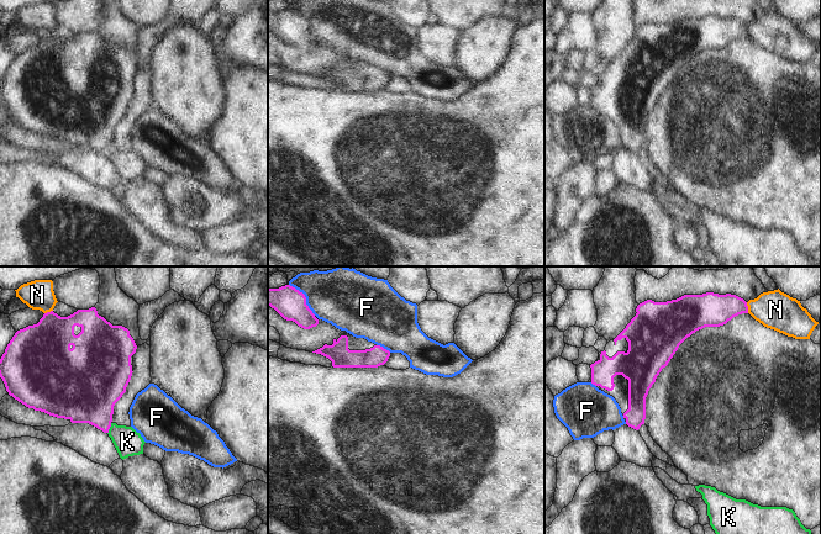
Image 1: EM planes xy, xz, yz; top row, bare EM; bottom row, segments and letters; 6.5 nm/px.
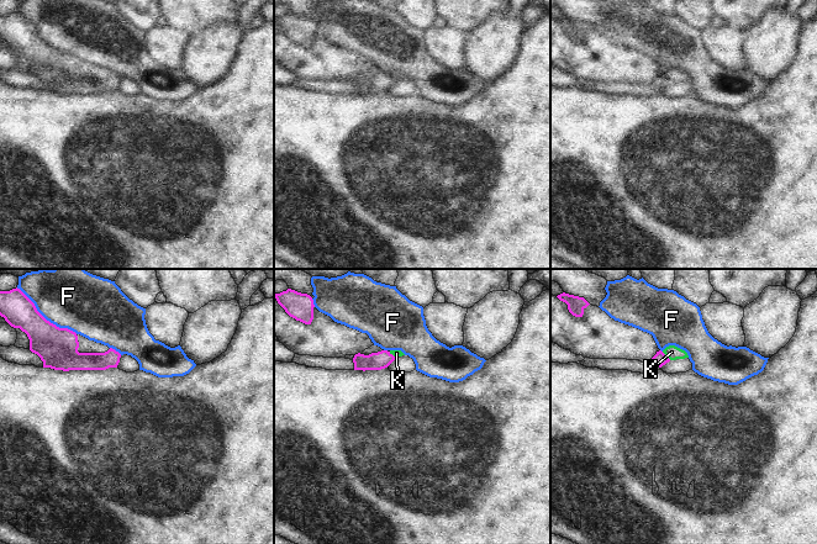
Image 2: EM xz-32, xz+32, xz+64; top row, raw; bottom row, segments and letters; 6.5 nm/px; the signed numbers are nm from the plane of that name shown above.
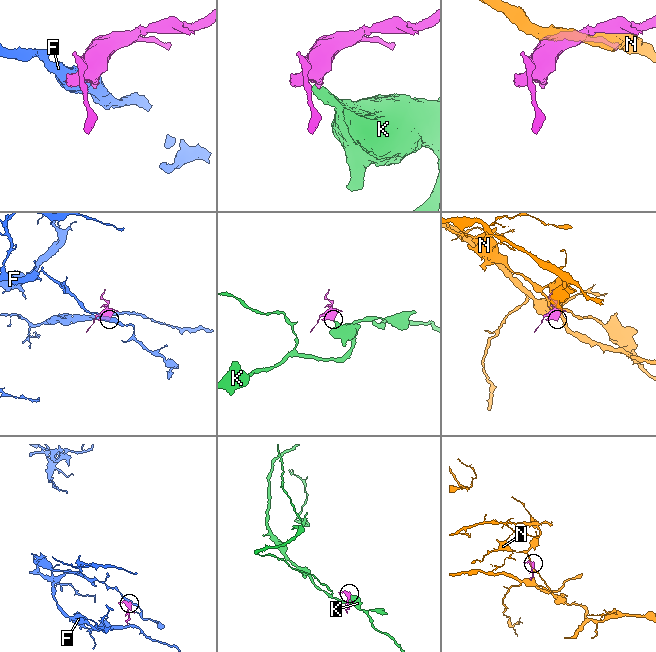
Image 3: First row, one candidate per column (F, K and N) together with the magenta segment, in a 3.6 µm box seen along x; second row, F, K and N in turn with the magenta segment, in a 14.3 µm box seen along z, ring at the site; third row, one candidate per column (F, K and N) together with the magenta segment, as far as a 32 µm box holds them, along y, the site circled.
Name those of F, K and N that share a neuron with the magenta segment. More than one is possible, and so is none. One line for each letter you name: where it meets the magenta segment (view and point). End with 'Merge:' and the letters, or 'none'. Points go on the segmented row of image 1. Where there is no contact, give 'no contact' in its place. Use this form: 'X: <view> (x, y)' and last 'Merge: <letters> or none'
Merge: none

